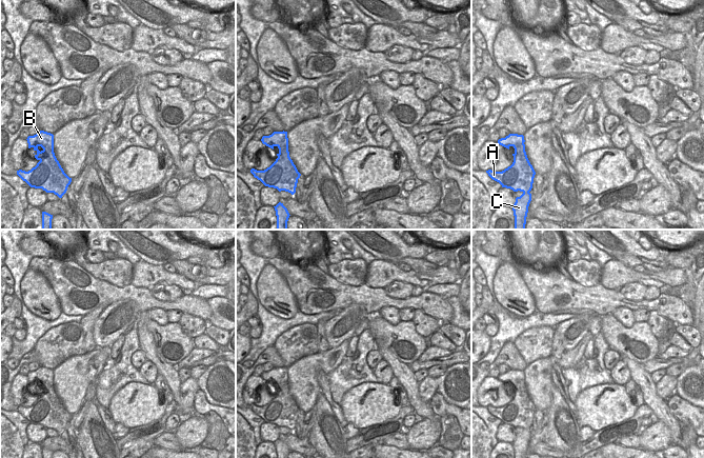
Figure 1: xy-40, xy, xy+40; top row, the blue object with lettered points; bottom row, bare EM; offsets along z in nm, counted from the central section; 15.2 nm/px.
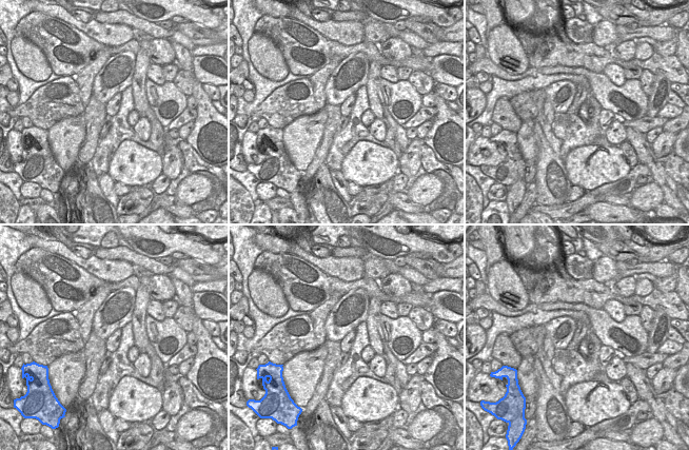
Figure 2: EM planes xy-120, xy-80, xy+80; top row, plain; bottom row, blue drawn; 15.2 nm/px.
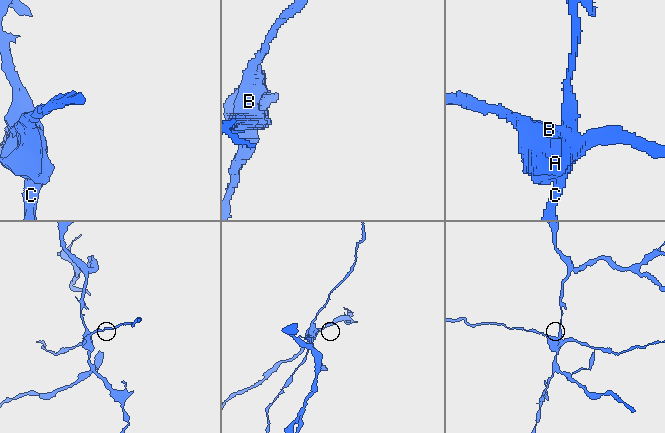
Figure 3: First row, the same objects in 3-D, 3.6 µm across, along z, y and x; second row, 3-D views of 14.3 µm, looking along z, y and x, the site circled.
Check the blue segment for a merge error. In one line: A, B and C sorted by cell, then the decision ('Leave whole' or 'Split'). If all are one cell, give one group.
Groups: A B / C. Split.

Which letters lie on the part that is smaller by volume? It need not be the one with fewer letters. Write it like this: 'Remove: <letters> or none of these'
Remove: A, B.

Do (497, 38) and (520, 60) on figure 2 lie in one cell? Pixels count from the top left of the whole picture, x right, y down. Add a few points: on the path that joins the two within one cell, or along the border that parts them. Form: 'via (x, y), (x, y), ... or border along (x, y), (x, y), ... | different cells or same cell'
via (503, 43), (515, 56) | same cell

